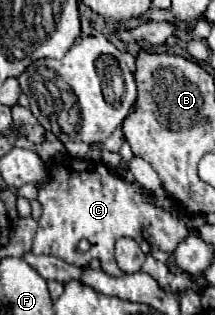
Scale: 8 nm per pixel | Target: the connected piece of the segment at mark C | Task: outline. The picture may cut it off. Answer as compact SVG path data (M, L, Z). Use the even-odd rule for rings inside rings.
M73 158L55 162L51 166L45 188L39 190L37 200L43 206L43 214L37 220L39 226L31 252L37 256L57 256L77 266L87 266L91 258L97 258L101 262L101 270L109 276L123 276L113 258L113 246L117 238L129 236L135 240L143 240L141 230L149 228L151 236L161 246L161 250L171 252L181 240L185 240L191 234L187 224L181 222L177 216L165 212L163 208L157 208L155 204L145 204L137 188L127 184L121 176L113 174L103 162L95 164ZM83 238L89 240L91 248L87 252L77 252L77 244Z

